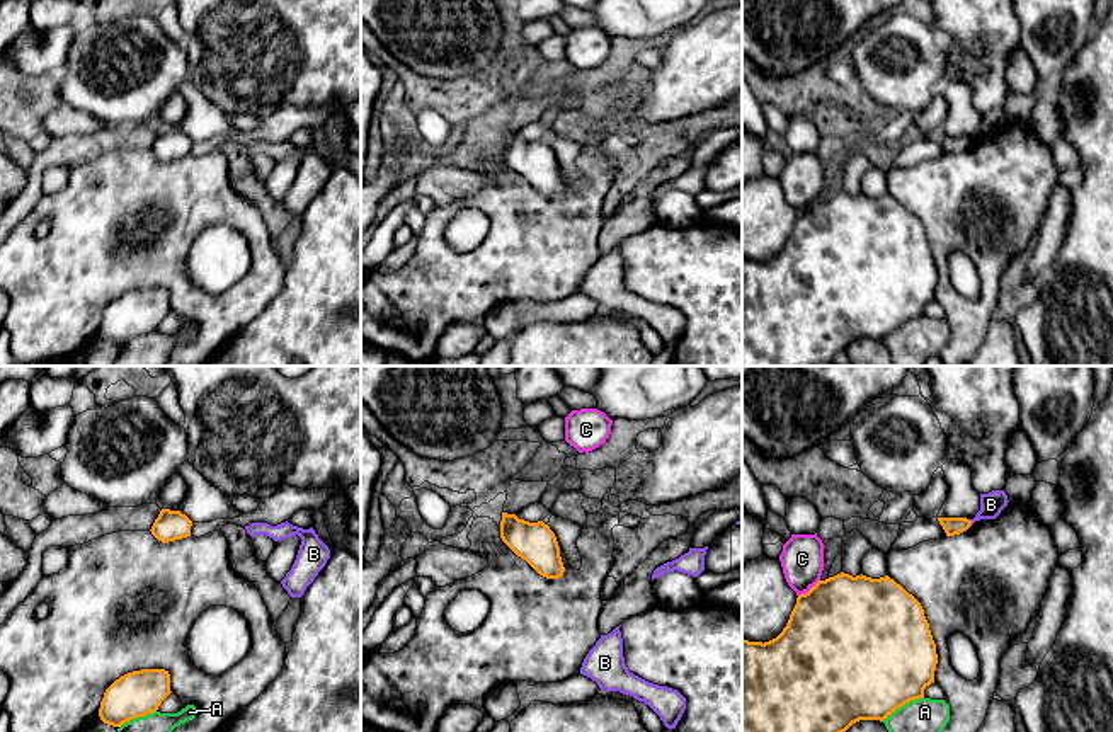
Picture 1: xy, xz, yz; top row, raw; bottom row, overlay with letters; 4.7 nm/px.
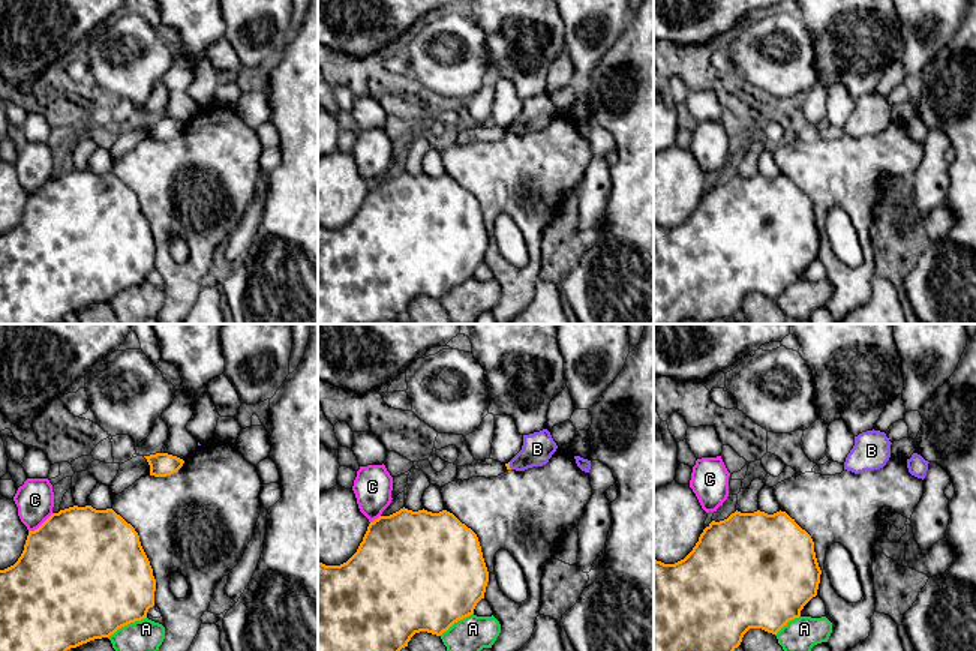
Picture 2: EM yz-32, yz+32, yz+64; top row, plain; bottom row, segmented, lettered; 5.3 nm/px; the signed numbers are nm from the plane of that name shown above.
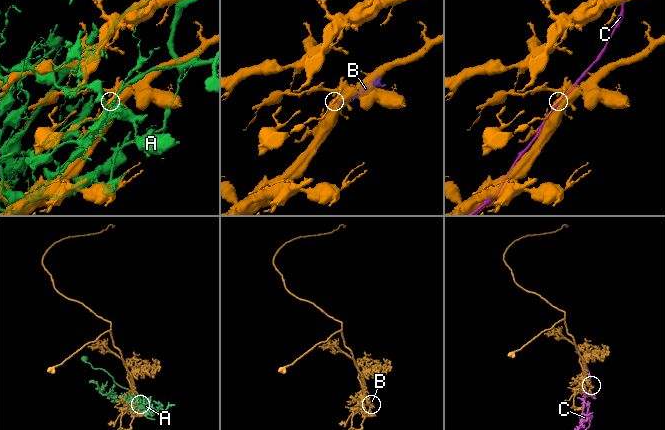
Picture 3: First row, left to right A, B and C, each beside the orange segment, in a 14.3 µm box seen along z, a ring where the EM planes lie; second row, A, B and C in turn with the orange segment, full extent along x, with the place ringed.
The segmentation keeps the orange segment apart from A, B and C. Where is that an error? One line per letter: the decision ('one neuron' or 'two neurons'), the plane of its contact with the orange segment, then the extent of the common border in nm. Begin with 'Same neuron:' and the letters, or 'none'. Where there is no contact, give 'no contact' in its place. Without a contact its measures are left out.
Same neuron: none
A: two neurons; contact in yz; length 240 nm
B: two neurons; contact in yz; length 30 nm
C: two neurons; contact in yz; length 130 nm

